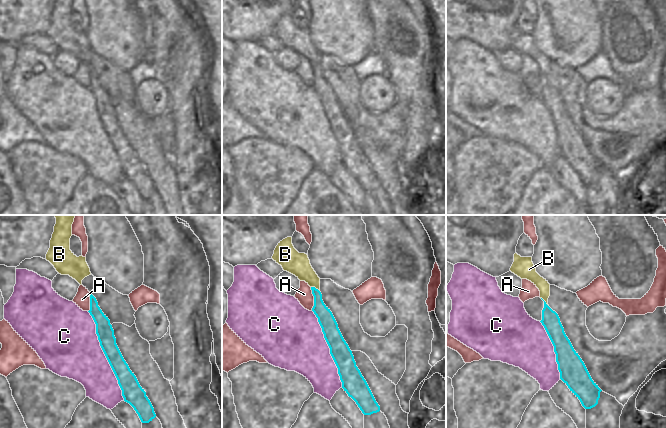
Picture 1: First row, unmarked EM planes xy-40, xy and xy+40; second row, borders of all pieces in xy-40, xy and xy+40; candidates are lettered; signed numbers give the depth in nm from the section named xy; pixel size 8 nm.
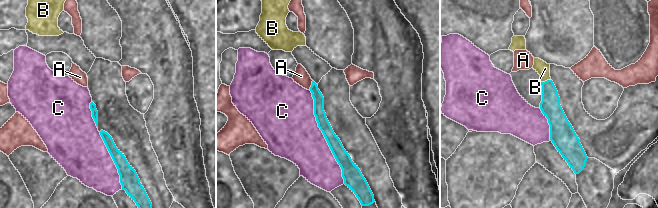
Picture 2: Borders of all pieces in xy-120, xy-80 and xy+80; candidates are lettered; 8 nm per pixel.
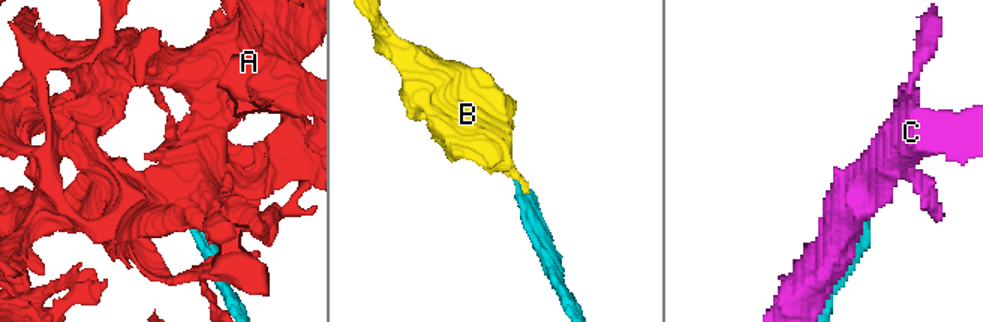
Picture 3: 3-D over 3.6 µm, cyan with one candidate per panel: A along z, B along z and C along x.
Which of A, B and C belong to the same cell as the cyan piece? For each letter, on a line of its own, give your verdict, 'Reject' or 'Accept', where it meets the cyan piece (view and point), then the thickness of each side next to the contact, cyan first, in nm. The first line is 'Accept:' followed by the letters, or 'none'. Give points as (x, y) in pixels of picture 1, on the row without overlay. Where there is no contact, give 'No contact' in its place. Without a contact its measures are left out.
Accept: B
A: Reject. Touches cyan at xy (314, 75). Thickness 130 nm (cyan) against 130 nm
B: Accept. Touches cyan at xy+40 (545, 78). Thickness 140 nm (cyan) against 100 nm
C: Reject. Touches cyan at xy-40 (105, 131). Thickness 140 nm (cyan) against 420 nm.

